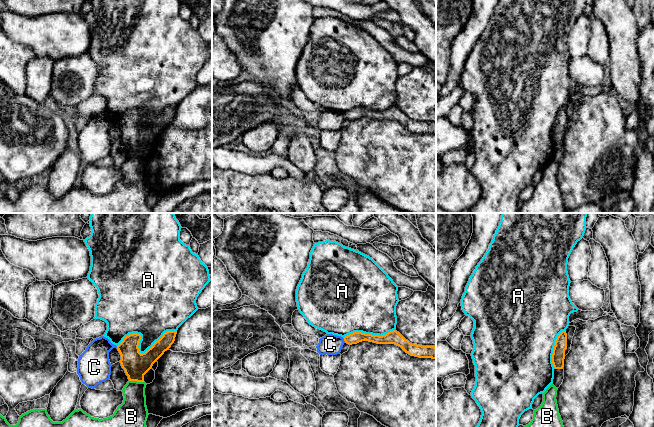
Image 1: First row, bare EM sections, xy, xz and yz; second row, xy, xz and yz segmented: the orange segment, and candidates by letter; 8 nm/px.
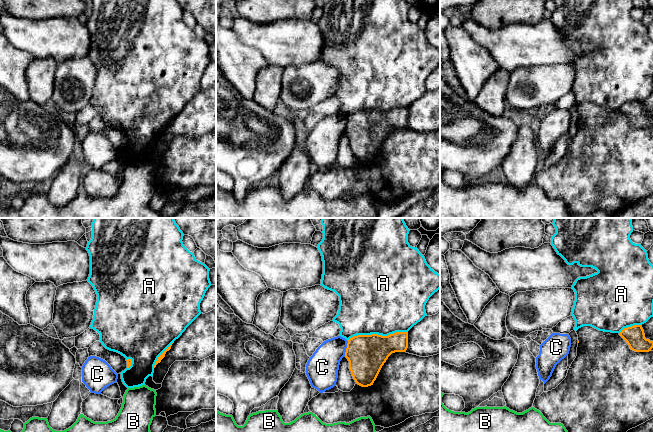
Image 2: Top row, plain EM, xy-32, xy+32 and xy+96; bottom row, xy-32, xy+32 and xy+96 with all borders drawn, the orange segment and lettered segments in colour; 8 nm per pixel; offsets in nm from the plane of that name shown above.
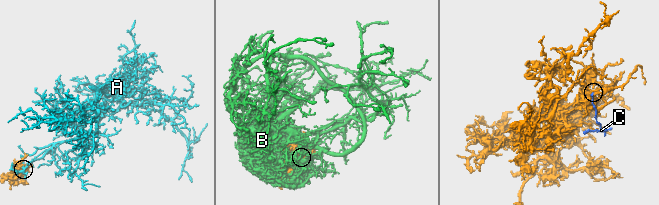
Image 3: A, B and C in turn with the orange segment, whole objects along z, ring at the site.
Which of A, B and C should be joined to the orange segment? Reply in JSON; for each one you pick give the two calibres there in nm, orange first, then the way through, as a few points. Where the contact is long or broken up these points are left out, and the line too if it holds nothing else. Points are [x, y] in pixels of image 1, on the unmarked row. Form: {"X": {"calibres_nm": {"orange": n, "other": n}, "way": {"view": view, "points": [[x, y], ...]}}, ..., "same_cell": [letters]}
{"same_cell": []}

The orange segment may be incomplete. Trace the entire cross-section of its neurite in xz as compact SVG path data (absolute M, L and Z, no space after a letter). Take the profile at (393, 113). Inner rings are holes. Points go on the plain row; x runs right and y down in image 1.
M396 106L390 107L382 112L365 110L362 108L354 108L344 113L345 119L349 121L357 120L365 116L377 120L395 120L401 123L406 129L411 132L436 135L435 122L422 122L412 120Z

